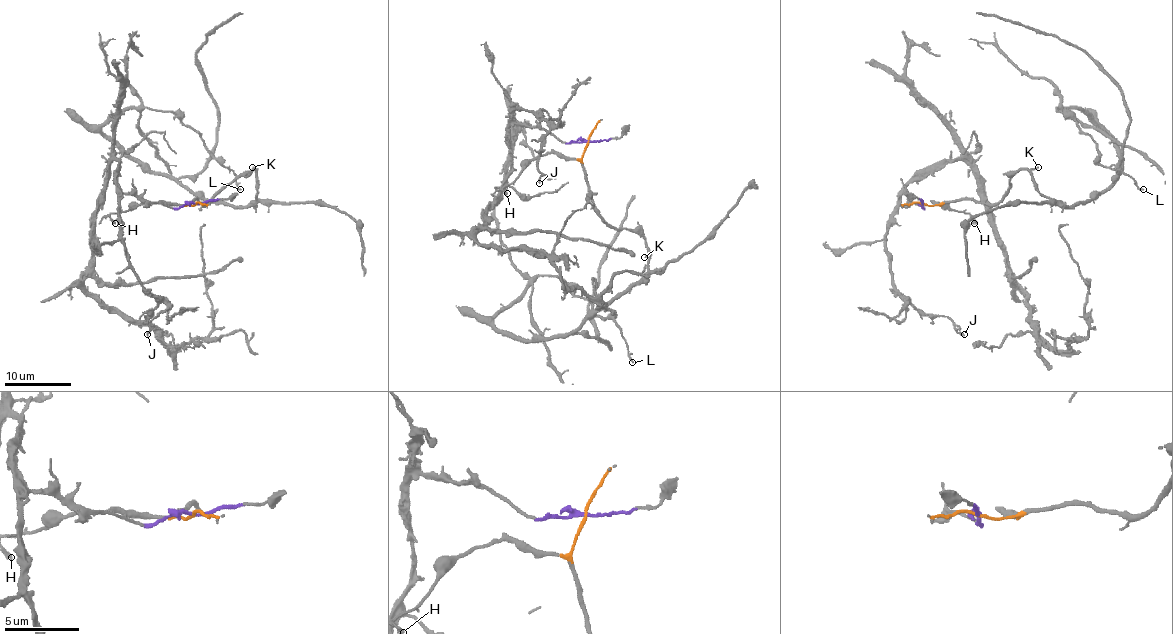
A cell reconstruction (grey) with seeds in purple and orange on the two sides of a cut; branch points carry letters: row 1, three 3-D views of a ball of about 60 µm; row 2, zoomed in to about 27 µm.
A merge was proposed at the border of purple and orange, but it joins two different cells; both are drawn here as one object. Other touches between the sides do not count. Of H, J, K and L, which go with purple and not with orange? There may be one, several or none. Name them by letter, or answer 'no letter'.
J

